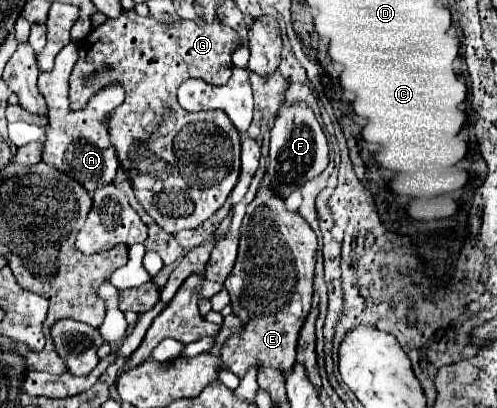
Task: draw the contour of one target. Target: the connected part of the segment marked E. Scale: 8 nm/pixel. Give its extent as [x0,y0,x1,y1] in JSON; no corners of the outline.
[222,184,316,378]

